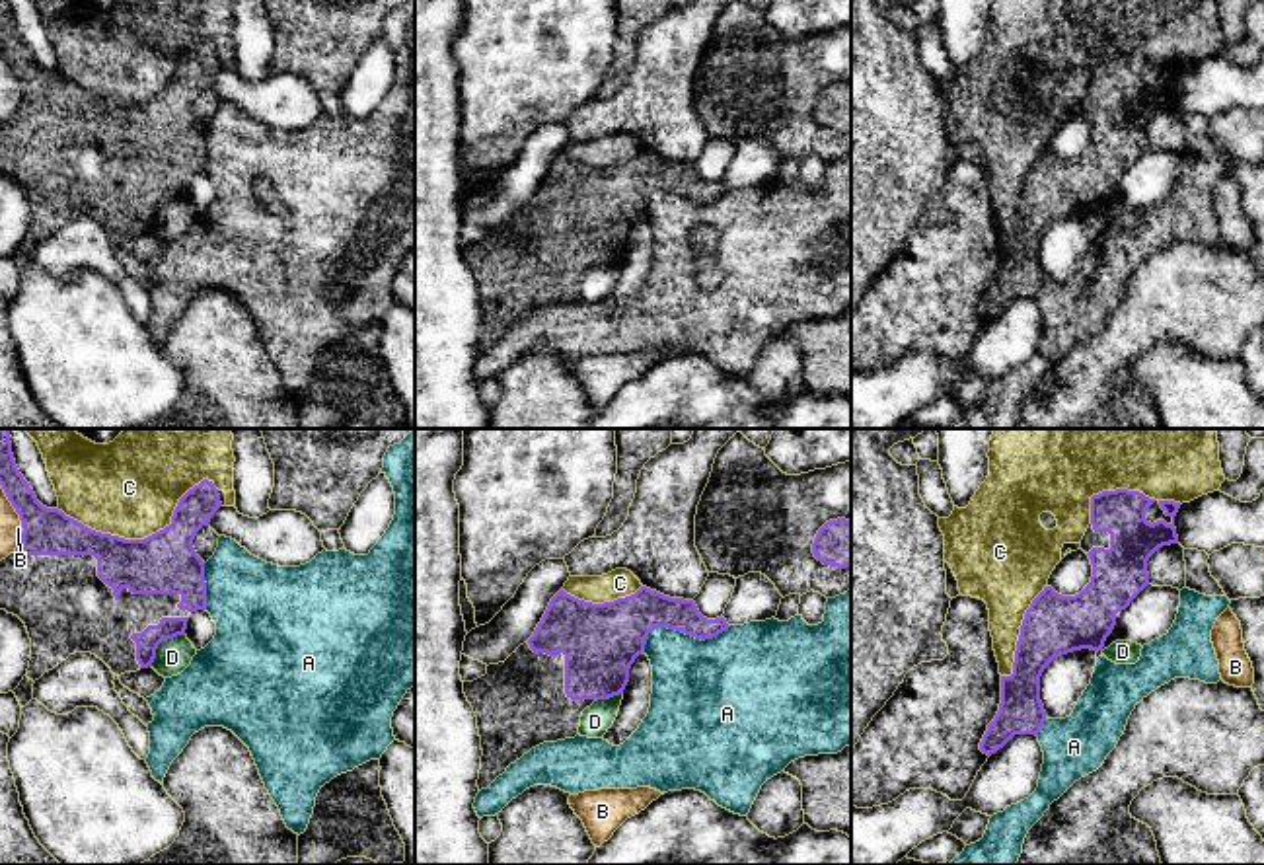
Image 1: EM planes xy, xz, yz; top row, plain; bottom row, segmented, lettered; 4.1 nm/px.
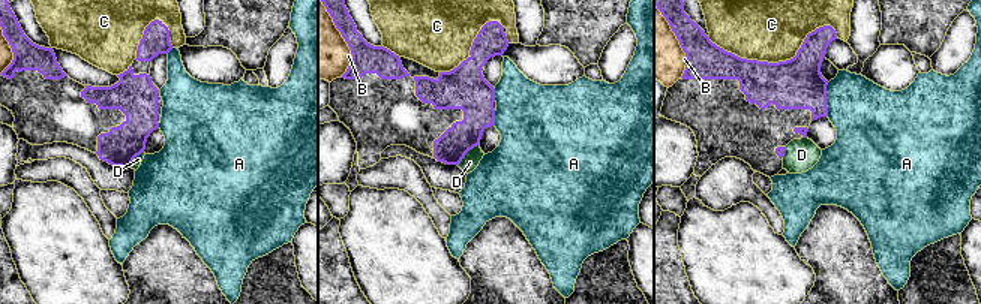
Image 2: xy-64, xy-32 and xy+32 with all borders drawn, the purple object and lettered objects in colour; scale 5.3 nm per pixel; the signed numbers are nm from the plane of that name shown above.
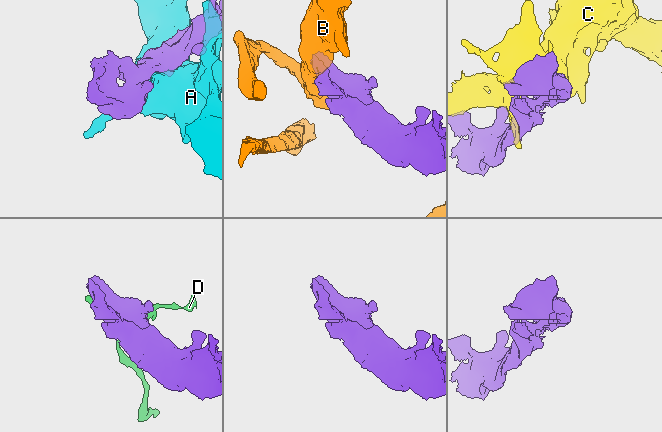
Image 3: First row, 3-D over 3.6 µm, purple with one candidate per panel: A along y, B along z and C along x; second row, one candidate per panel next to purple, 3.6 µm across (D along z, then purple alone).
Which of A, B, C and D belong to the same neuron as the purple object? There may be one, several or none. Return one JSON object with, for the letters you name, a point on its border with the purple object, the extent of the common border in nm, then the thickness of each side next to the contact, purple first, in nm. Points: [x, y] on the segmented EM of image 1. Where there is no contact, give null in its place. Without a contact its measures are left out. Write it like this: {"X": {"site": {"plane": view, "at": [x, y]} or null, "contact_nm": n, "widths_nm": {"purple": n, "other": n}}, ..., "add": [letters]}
{"add": []}

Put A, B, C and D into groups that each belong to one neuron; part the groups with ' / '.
A / B / C / D

